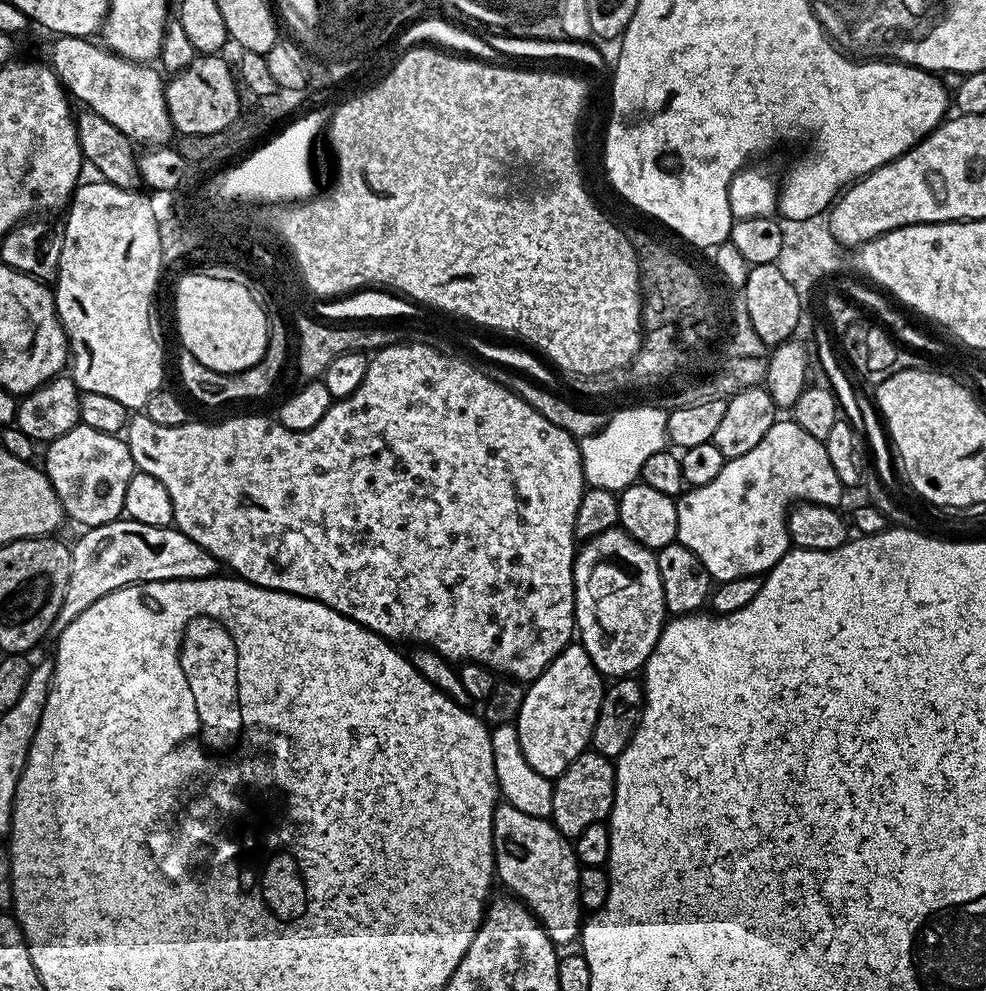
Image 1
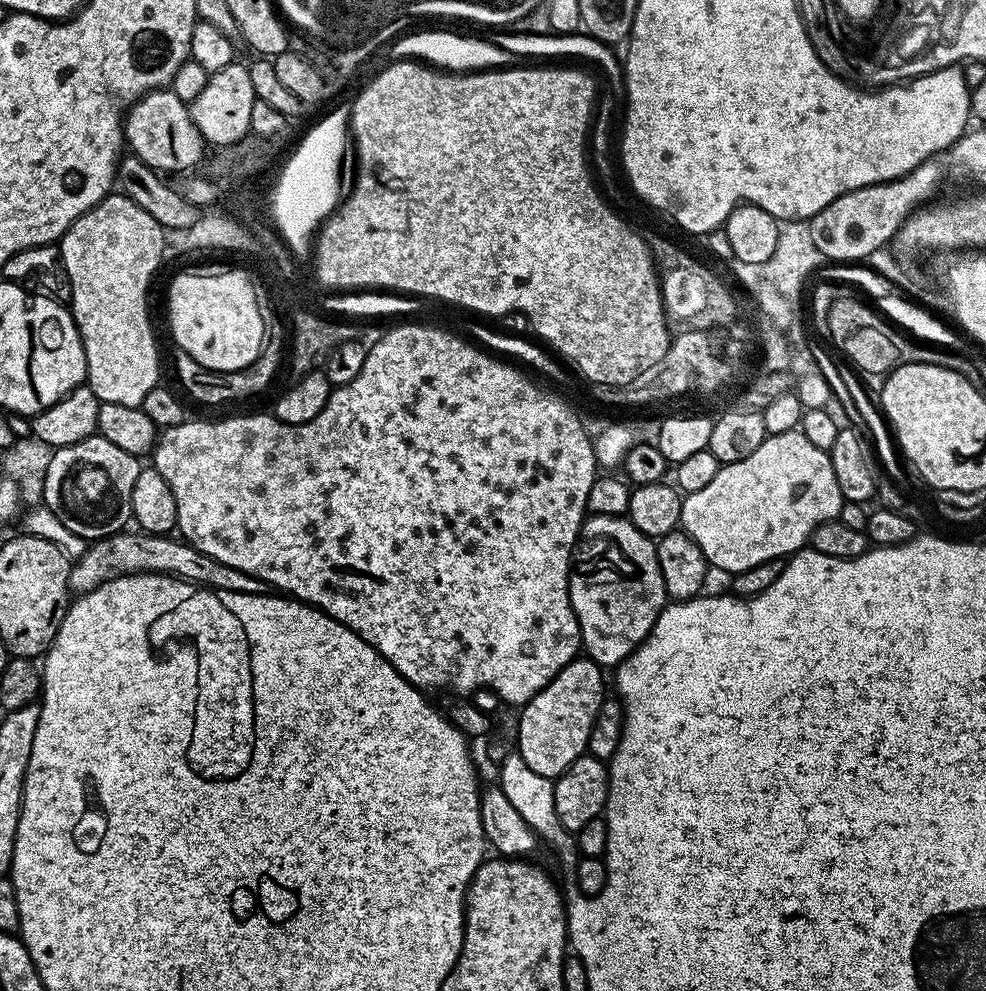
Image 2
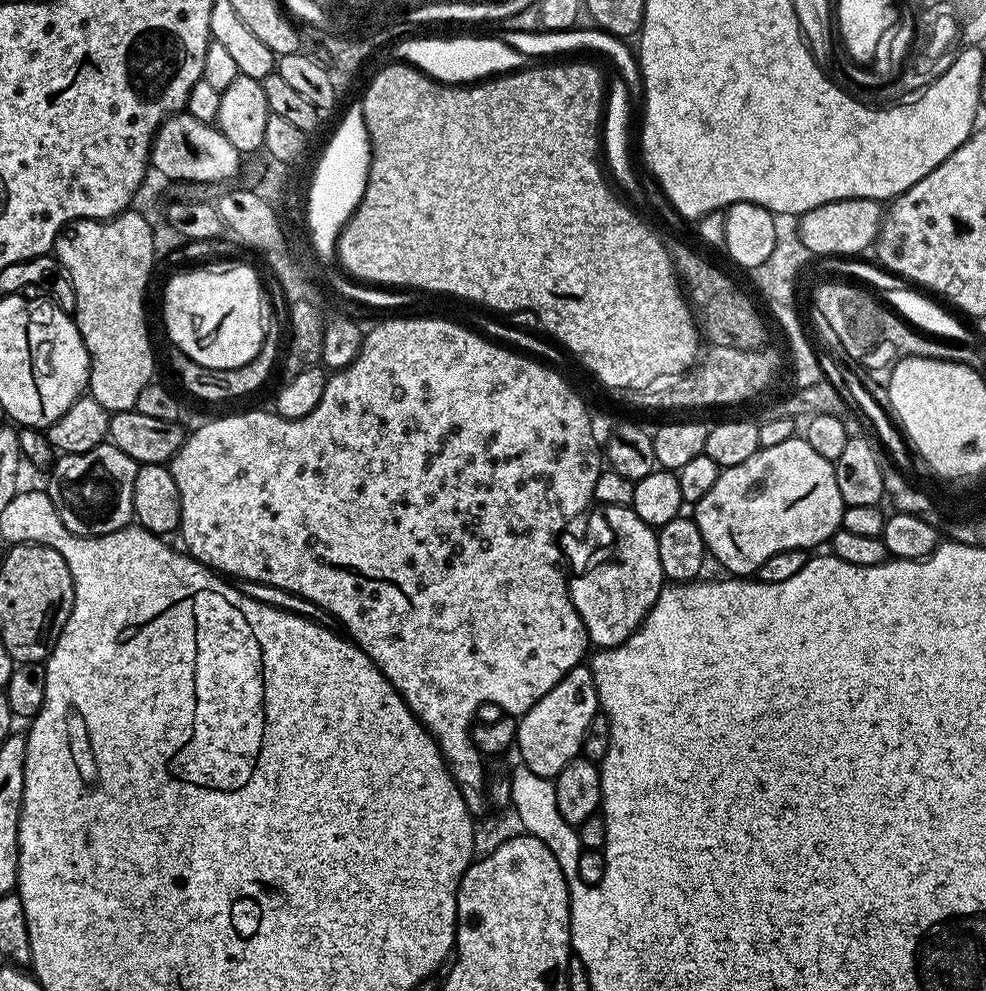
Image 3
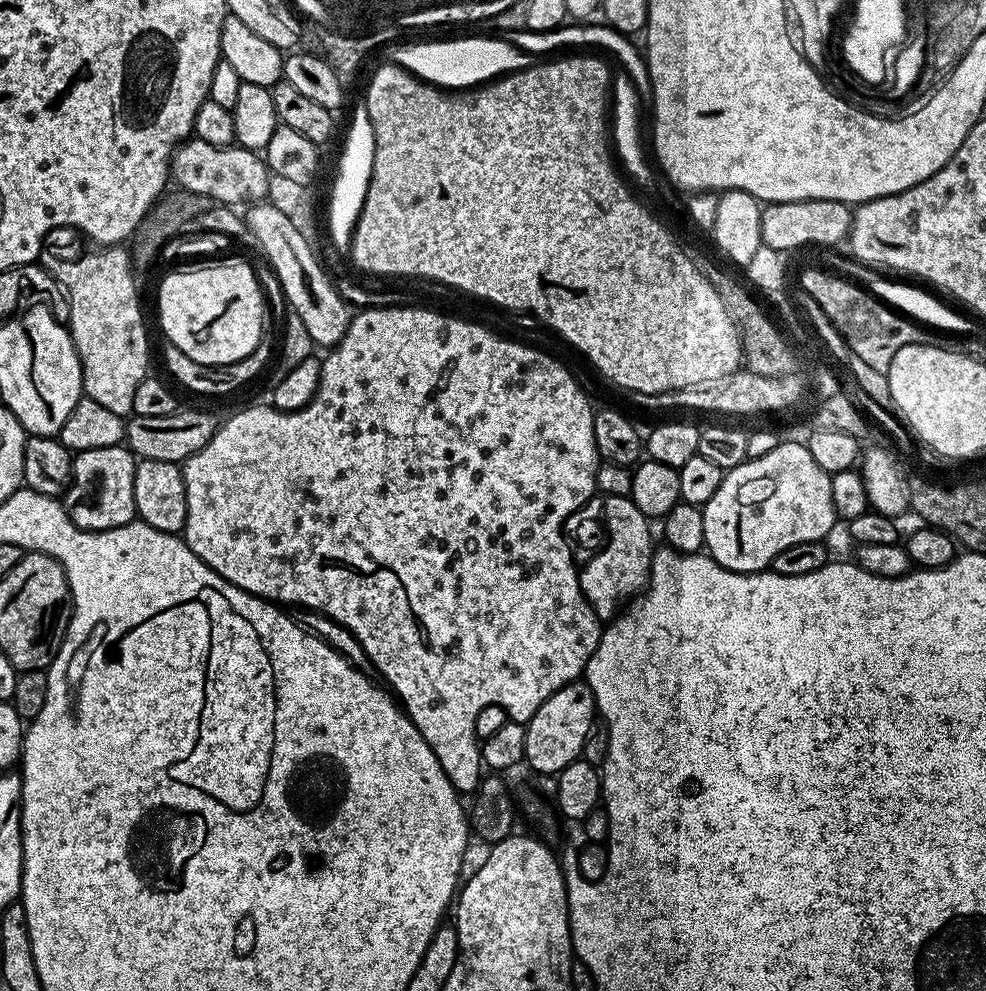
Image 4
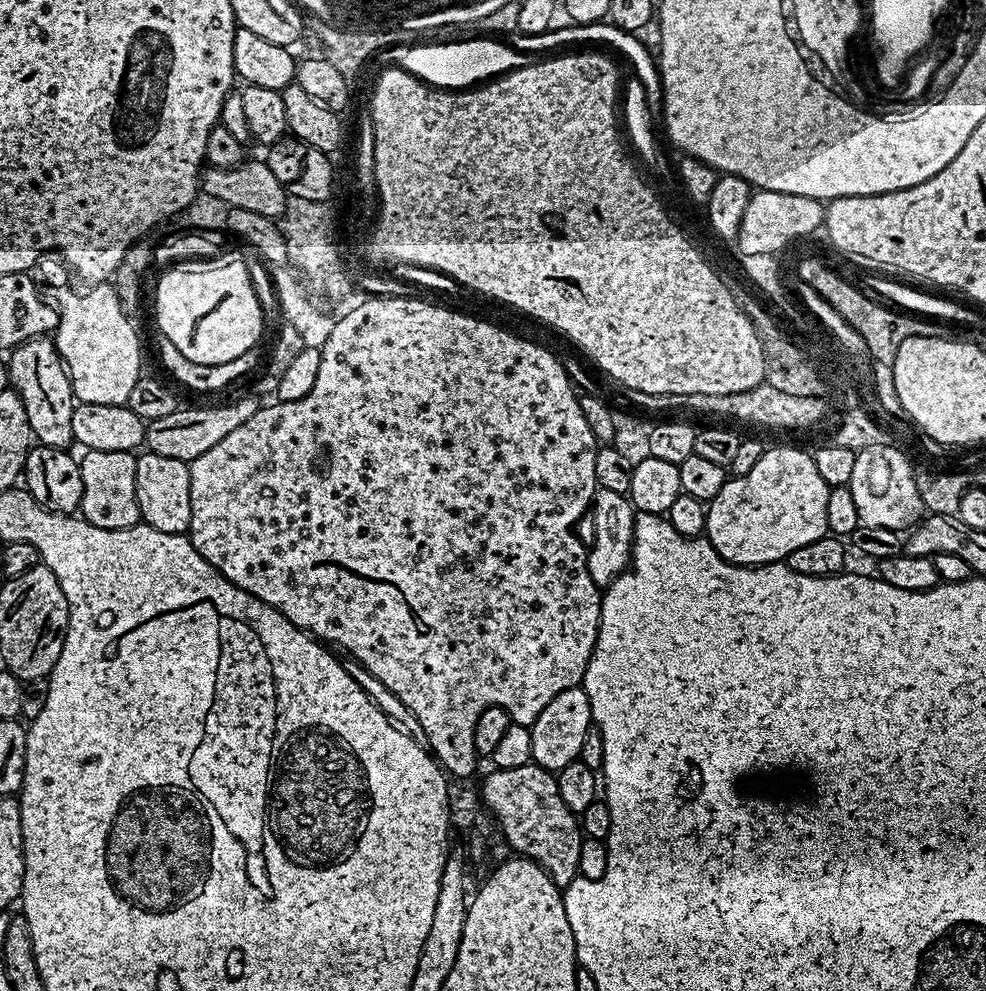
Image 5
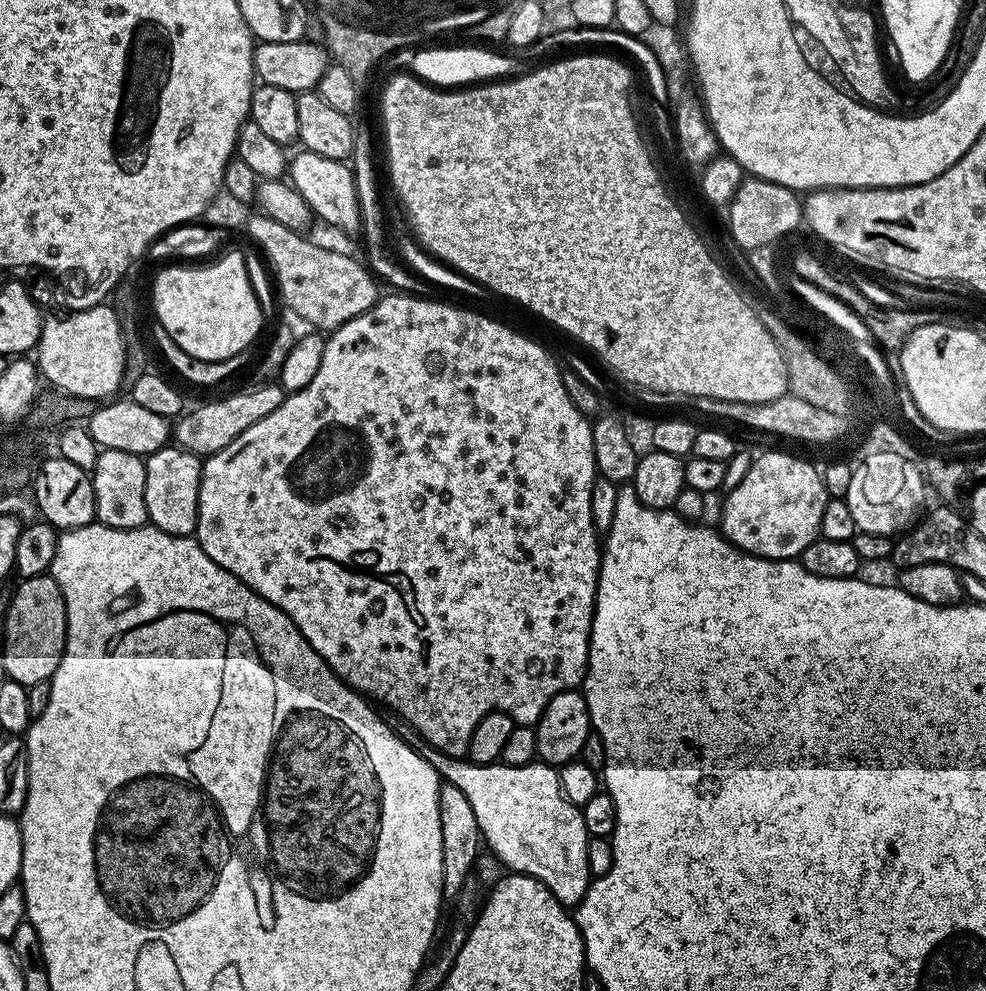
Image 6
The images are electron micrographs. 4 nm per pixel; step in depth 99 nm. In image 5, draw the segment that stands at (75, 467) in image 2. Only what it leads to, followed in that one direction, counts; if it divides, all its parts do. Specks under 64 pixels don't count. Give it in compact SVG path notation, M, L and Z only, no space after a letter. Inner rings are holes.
M122 450L85 451L83 455L79 457L82 476L79 515L106 530L122 530L141 523L136 493L136 456Z

